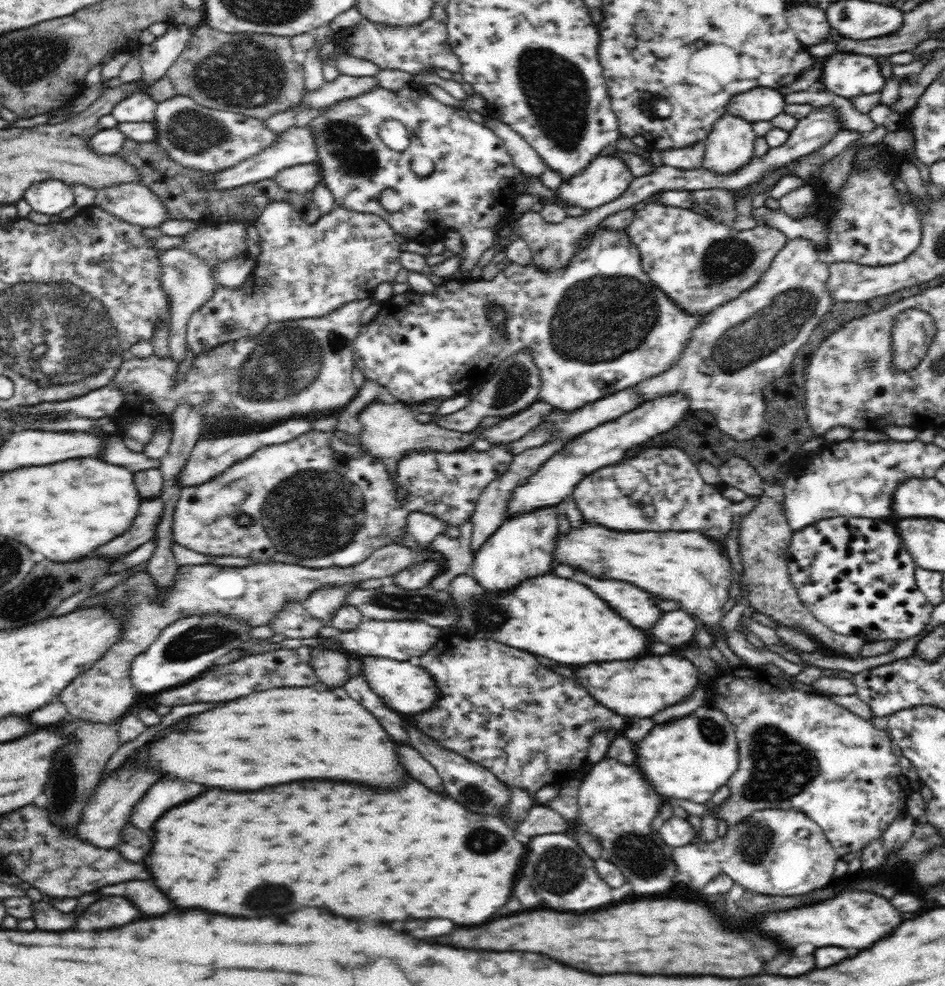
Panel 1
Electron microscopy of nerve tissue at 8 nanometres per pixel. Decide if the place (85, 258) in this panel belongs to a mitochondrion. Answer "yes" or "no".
no

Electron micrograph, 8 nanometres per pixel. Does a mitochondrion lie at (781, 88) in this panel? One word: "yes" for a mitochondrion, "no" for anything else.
no

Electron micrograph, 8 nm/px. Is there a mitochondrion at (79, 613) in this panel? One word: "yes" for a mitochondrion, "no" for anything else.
no

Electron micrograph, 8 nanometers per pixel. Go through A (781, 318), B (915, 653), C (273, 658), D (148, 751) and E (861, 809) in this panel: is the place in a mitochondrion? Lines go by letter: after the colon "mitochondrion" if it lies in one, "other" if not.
A: mitochondrion
B: other
C: other
D: other
E: other

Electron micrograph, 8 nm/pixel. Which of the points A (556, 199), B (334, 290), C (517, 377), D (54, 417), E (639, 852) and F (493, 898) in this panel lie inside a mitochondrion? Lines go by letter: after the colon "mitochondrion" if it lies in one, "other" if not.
A: other
B: other
C: mitochondrion
D: other
E: mitochondrion
F: other

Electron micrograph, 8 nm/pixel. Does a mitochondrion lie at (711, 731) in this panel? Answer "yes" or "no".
yes

